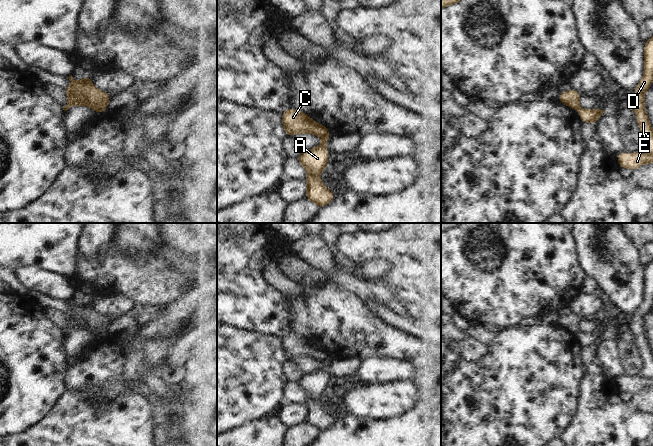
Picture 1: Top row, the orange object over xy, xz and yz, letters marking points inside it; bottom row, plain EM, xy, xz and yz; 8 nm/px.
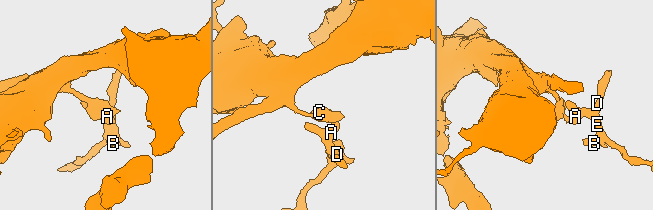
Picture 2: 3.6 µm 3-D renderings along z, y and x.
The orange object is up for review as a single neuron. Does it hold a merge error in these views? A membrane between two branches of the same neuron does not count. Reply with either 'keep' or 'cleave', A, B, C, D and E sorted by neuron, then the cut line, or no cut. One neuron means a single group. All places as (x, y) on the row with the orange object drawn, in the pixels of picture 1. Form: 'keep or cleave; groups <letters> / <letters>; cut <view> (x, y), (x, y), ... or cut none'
cleave; groups A B D E / C; cut xz (328, 134), (321, 137)

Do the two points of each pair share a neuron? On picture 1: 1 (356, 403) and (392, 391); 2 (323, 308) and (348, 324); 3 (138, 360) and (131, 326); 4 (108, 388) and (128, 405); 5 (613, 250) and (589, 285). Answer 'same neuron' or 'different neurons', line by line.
1: same neuron
2: same neuron
3: different neurons
4: different neurons
5: different neurons

